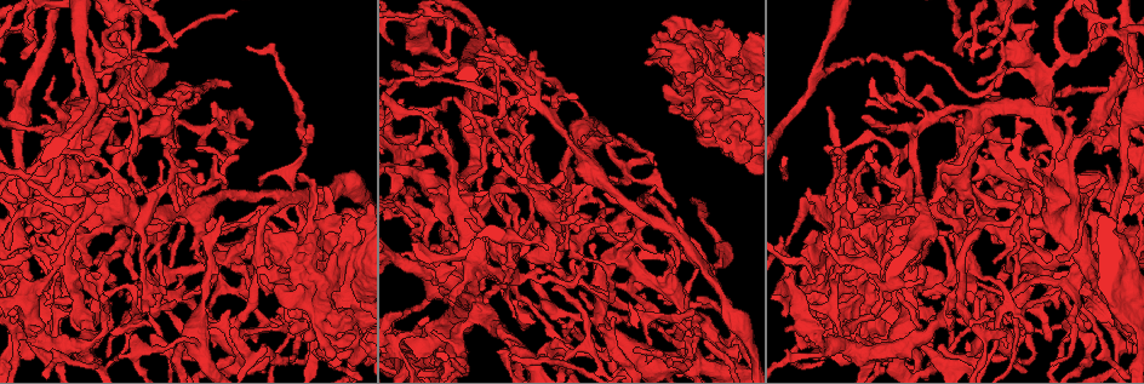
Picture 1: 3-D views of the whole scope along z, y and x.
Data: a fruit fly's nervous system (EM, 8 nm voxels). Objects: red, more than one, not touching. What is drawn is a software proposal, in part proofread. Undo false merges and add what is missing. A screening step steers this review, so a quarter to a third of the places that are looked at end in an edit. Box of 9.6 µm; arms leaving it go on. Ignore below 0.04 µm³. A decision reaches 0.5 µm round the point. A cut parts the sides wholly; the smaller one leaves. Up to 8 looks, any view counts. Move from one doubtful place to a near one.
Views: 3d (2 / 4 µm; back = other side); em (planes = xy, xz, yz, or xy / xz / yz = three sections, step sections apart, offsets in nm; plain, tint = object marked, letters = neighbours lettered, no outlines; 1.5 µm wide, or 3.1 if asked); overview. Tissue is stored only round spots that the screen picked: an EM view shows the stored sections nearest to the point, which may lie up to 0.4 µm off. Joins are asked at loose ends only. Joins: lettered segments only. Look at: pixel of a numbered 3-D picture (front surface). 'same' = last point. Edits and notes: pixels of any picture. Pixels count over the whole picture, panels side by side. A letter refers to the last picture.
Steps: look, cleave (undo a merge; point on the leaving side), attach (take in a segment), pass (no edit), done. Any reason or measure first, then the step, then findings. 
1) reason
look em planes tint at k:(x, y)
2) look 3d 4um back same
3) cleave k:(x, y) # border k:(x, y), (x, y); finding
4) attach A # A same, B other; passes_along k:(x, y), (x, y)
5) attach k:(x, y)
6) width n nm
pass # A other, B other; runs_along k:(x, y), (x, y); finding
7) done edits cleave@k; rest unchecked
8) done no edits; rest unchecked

tapers out
look 3d 2um at 1:(77, 182)

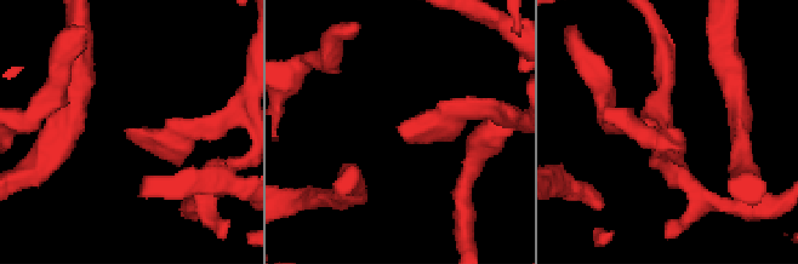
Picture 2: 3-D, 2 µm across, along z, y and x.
shape alone is not enough
look em yz step 4 letters at 2:(399, 129)

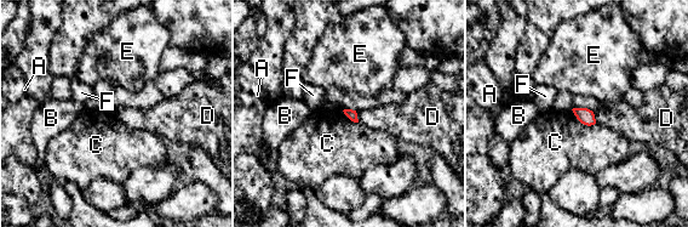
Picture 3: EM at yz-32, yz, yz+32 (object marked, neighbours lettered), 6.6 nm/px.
cut it another way
look em planes letters same

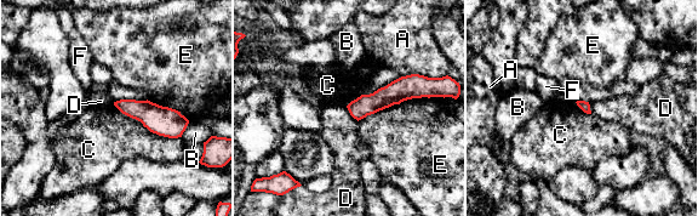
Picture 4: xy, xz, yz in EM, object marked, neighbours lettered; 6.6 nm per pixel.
pass # A other, B other, C other, D other, E other, F other; no lettered segment goes on from it

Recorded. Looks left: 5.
branch stops here
look em yz step 4 tint at 1:(530, 145)

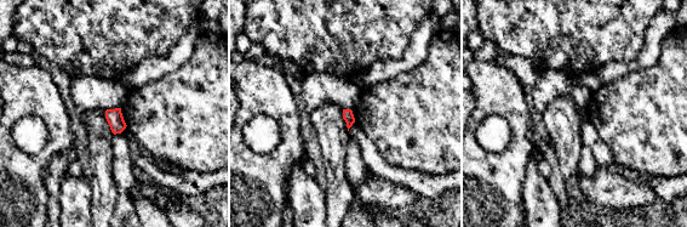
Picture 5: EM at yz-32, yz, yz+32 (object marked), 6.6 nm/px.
cut it another way
look em planes letters same

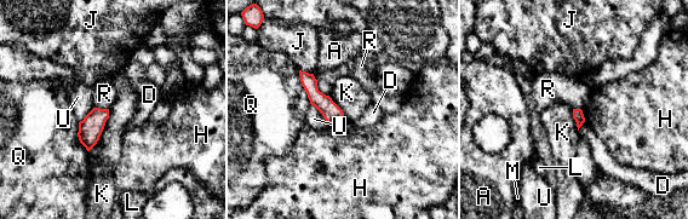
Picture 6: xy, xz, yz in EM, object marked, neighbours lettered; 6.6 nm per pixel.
pass # A other, D other, H other, J other, K other, L other, M other, Q other, R other, U other; runs_along 6:(303, 74), (311, 91), (339, 116); none of them fits

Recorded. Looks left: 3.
thick turns thin
look 3d 2um at 1:(242, 282)

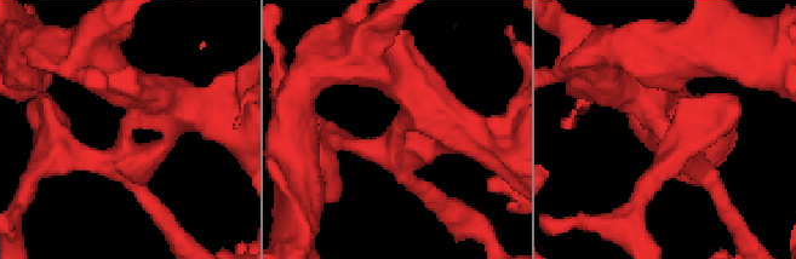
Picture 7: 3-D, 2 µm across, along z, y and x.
now the EM
look em xz step 4 letters at 7:(400, 129)

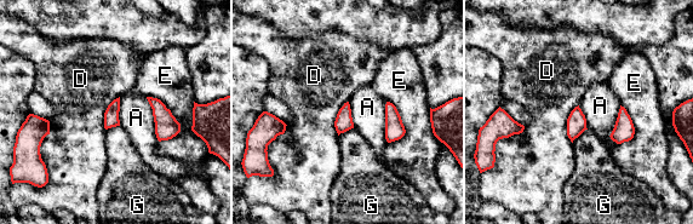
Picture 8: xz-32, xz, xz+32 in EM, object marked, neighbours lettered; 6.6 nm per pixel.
look em planes letters same

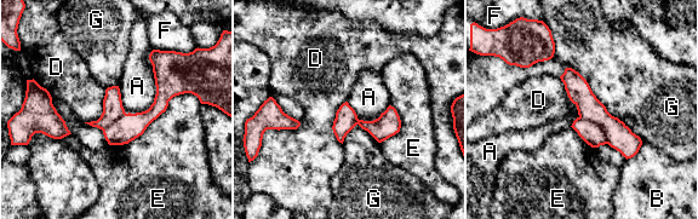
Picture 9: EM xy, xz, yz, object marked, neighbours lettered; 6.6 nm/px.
longest_contact G 700 nm
pass # A other, B other, D other, E other, F other, G other; border 9:(153, 49), (154, 102), (126, 114); continuous, no second cell

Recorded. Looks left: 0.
done no edits; rest unchecked

